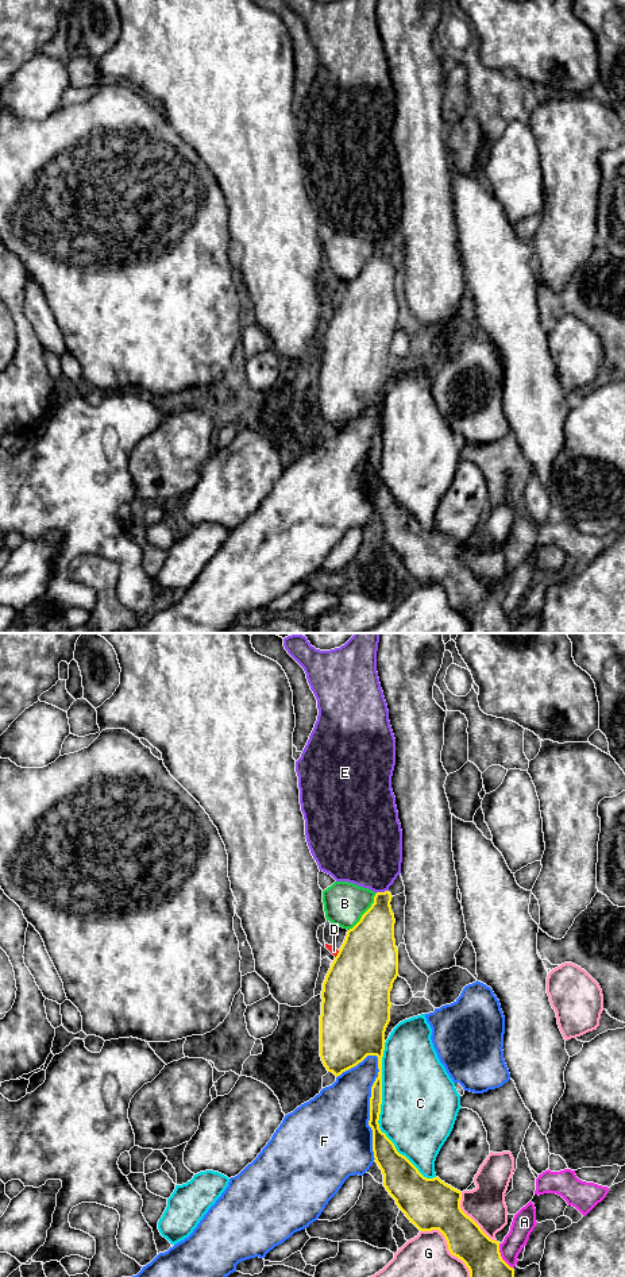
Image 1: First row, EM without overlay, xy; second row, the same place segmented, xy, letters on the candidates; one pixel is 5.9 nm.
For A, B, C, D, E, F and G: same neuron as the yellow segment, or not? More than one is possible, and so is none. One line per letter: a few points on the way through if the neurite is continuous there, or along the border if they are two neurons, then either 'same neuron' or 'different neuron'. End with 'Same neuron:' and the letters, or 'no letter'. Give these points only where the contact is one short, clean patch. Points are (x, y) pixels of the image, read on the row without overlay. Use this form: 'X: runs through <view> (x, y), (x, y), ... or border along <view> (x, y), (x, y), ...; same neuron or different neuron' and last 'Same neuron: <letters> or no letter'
A: border along xy (498, 595), (501, 609), (513, 621); different neuron
B: different neuron
C: different neuron
D: border along xy (339, 303), (335, 309); different neuron
E: different neuron
F: different neuron
G: different neuron
Same neuron: no letter

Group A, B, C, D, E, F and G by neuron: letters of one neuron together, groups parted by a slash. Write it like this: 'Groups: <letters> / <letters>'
Groups: A / B / C / D / E / F / G

